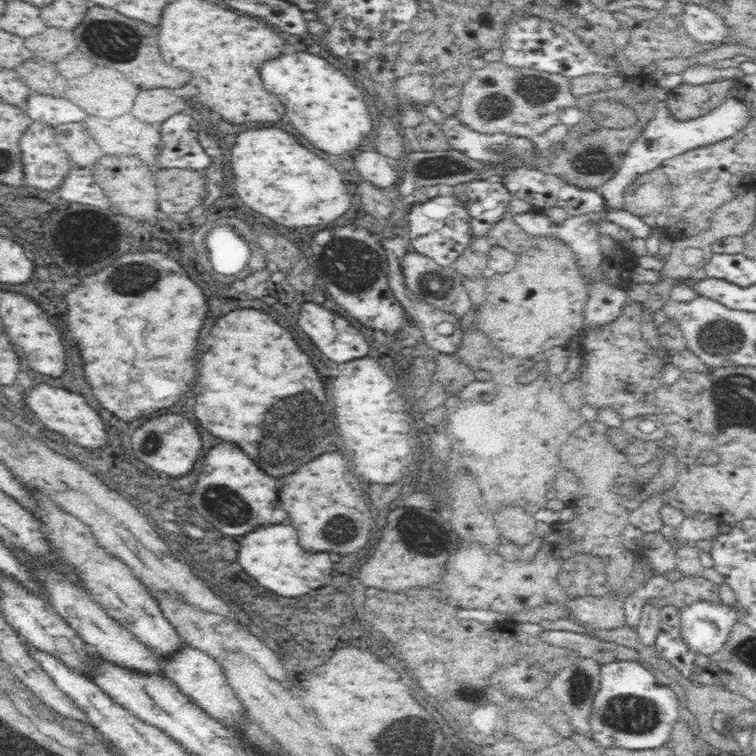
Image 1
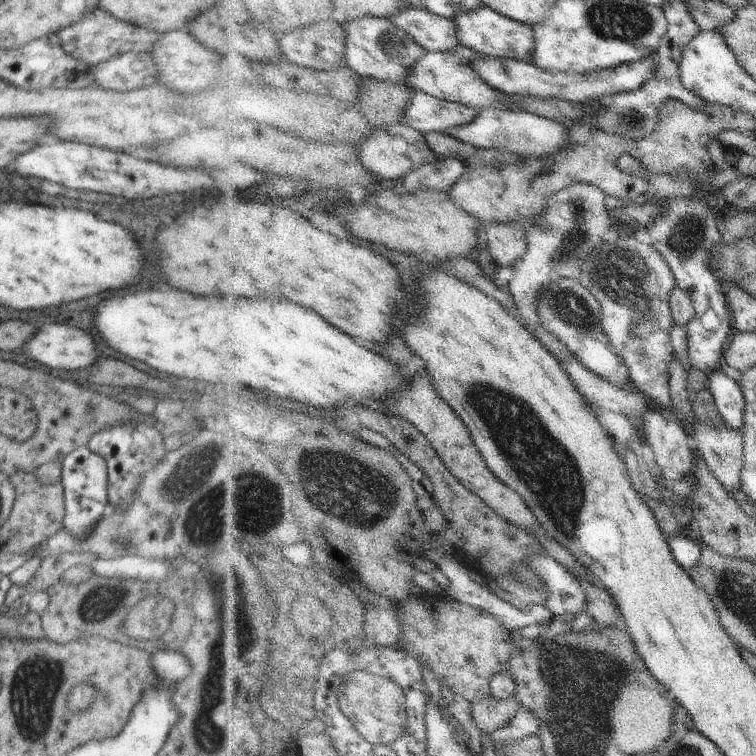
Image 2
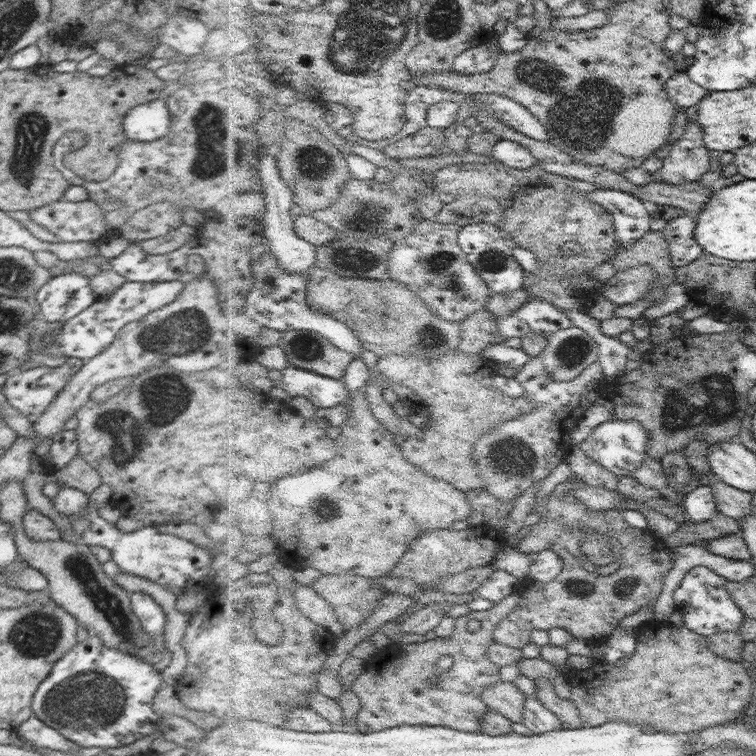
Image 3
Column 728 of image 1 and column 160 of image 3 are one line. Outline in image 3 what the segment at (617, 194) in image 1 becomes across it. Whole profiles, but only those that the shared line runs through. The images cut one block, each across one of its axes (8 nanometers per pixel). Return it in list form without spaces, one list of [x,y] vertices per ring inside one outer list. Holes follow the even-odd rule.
[[[155,99],[128,111],[124,120],[124,134],[136,142],[154,142],[170,130],[170,112],[164,100]]]

